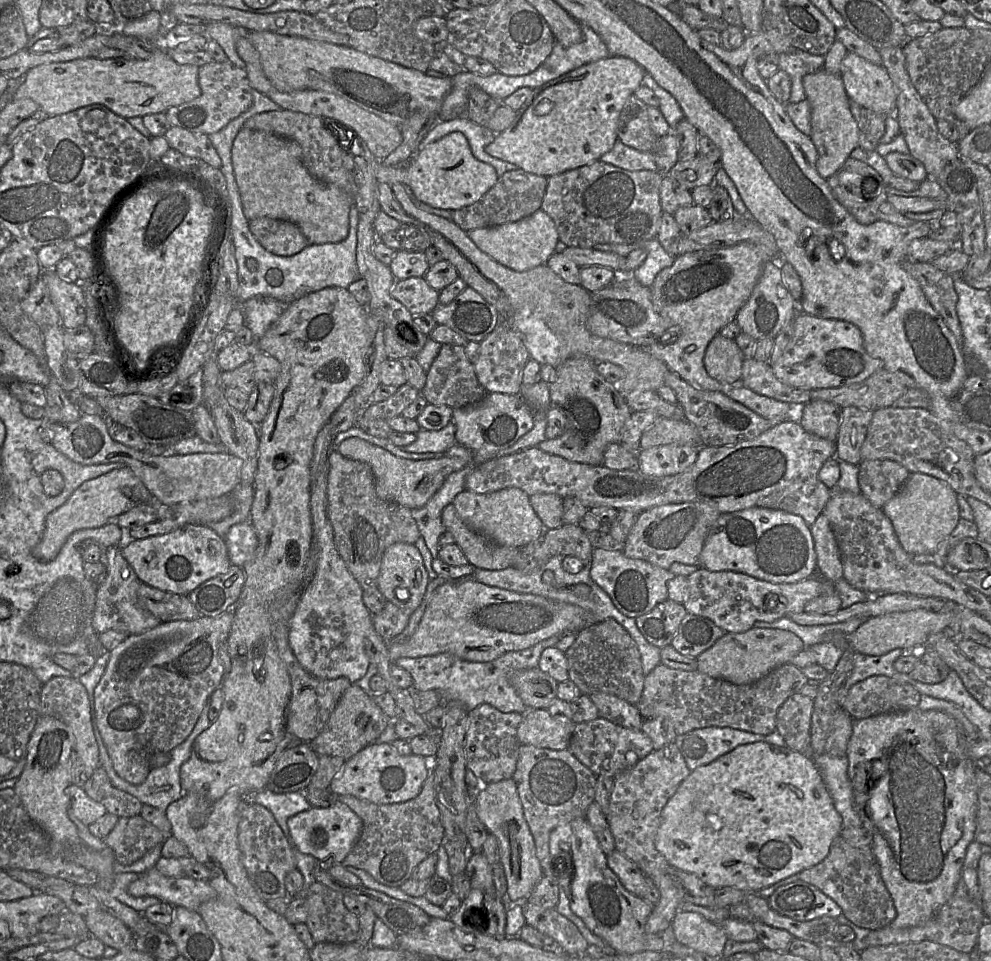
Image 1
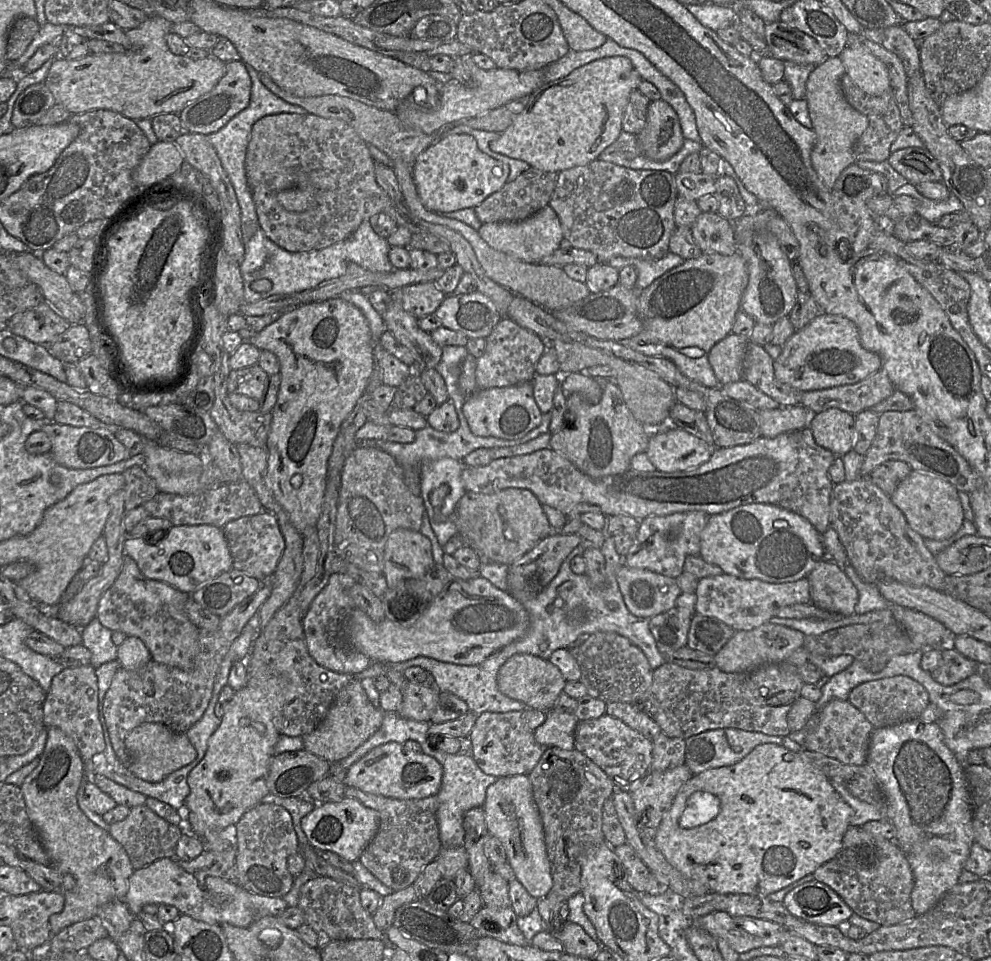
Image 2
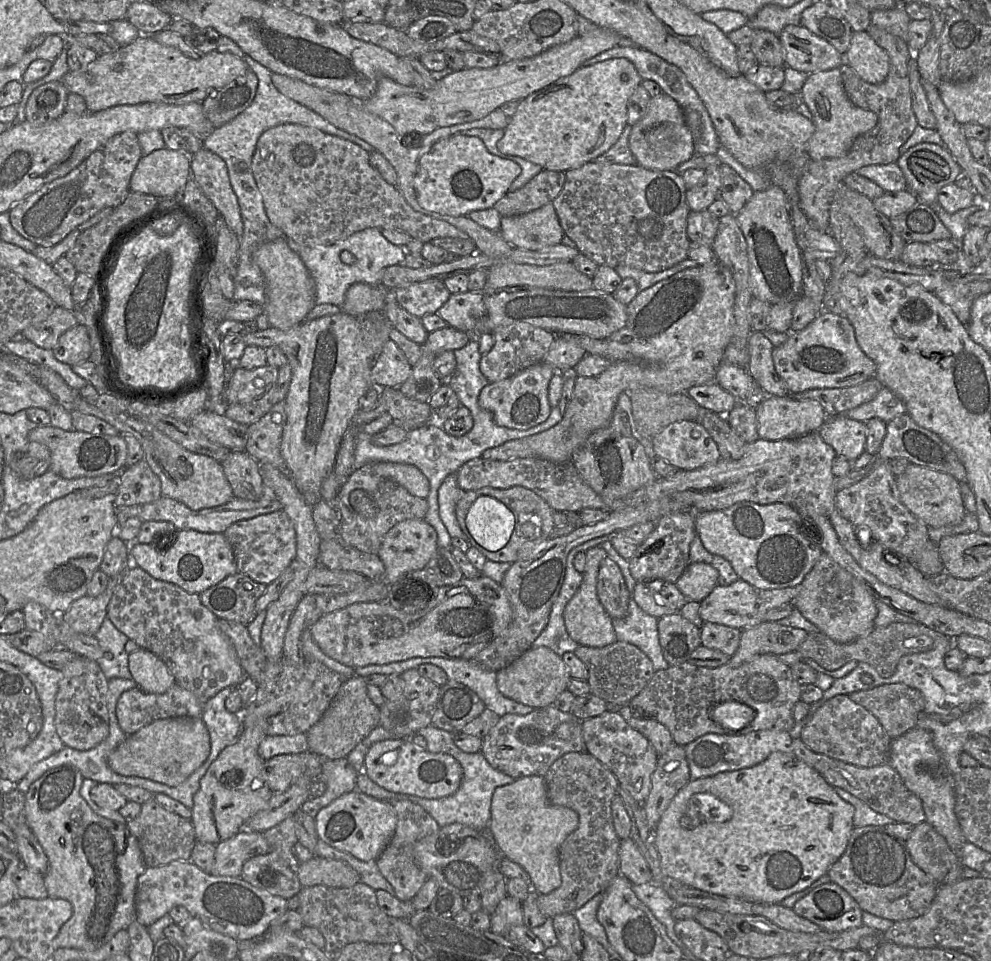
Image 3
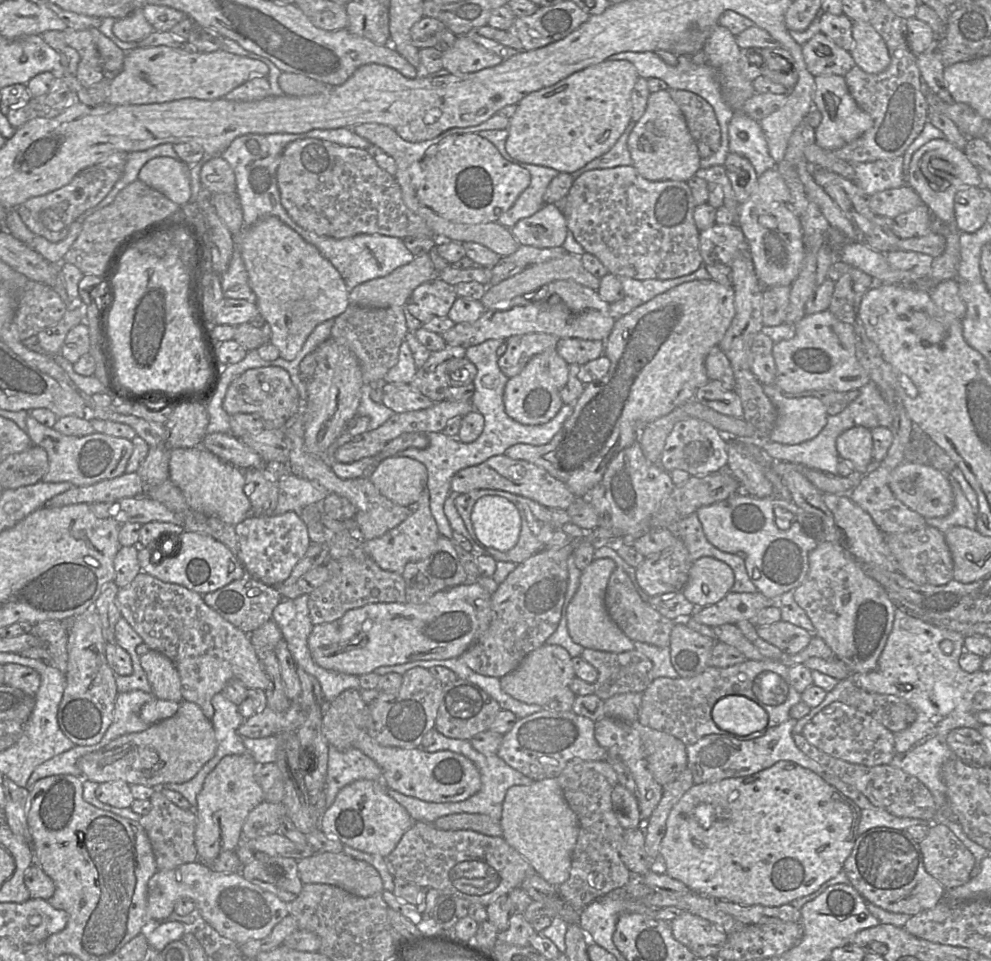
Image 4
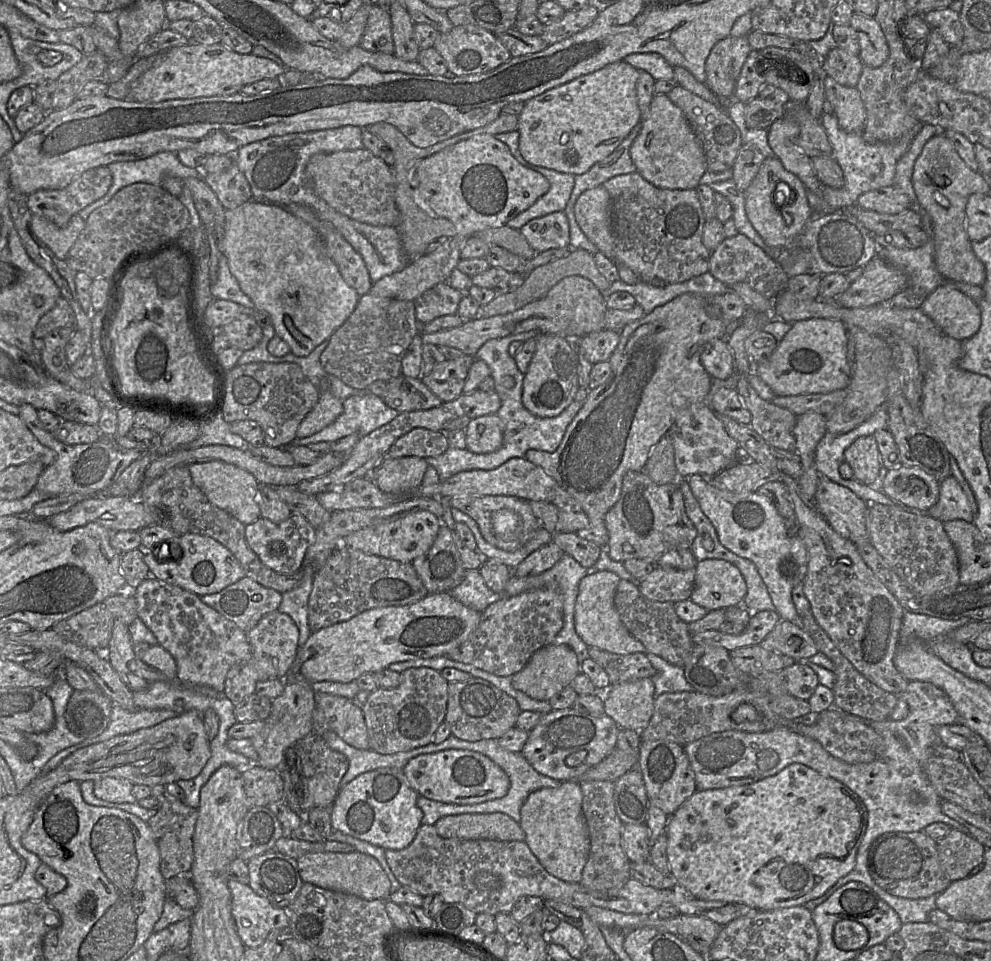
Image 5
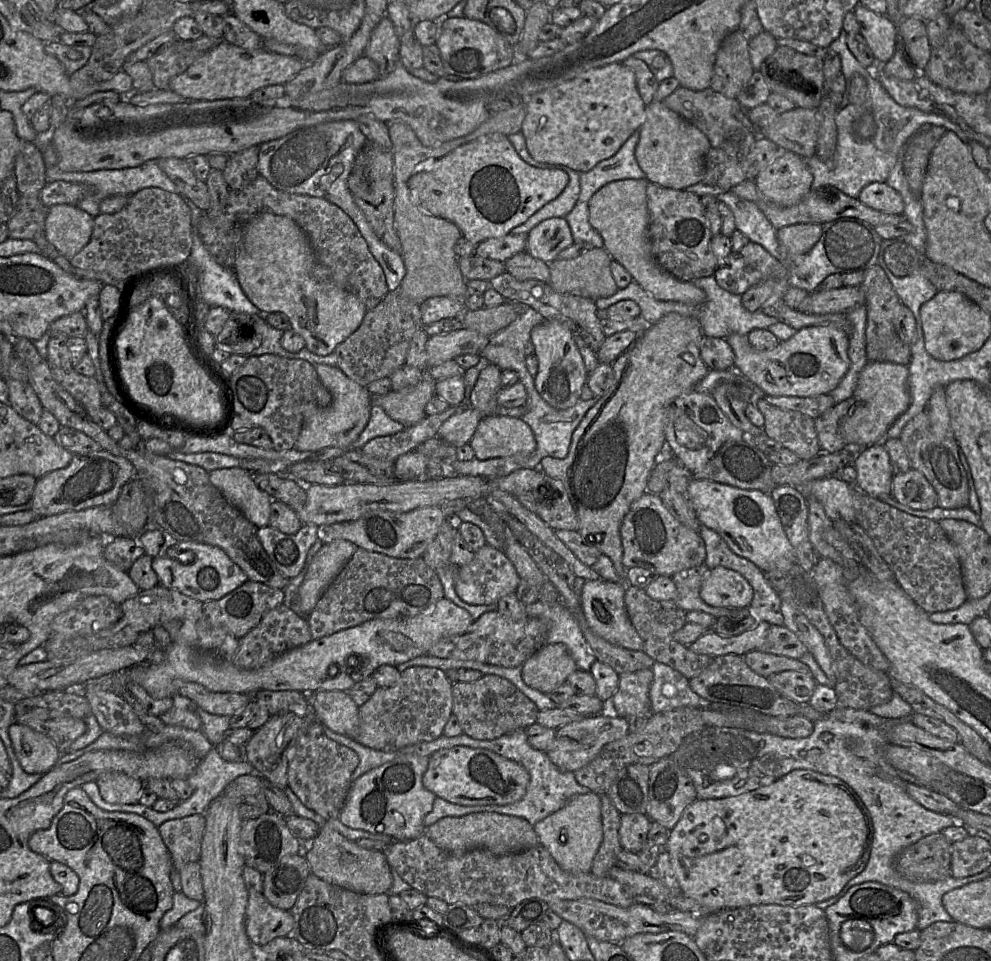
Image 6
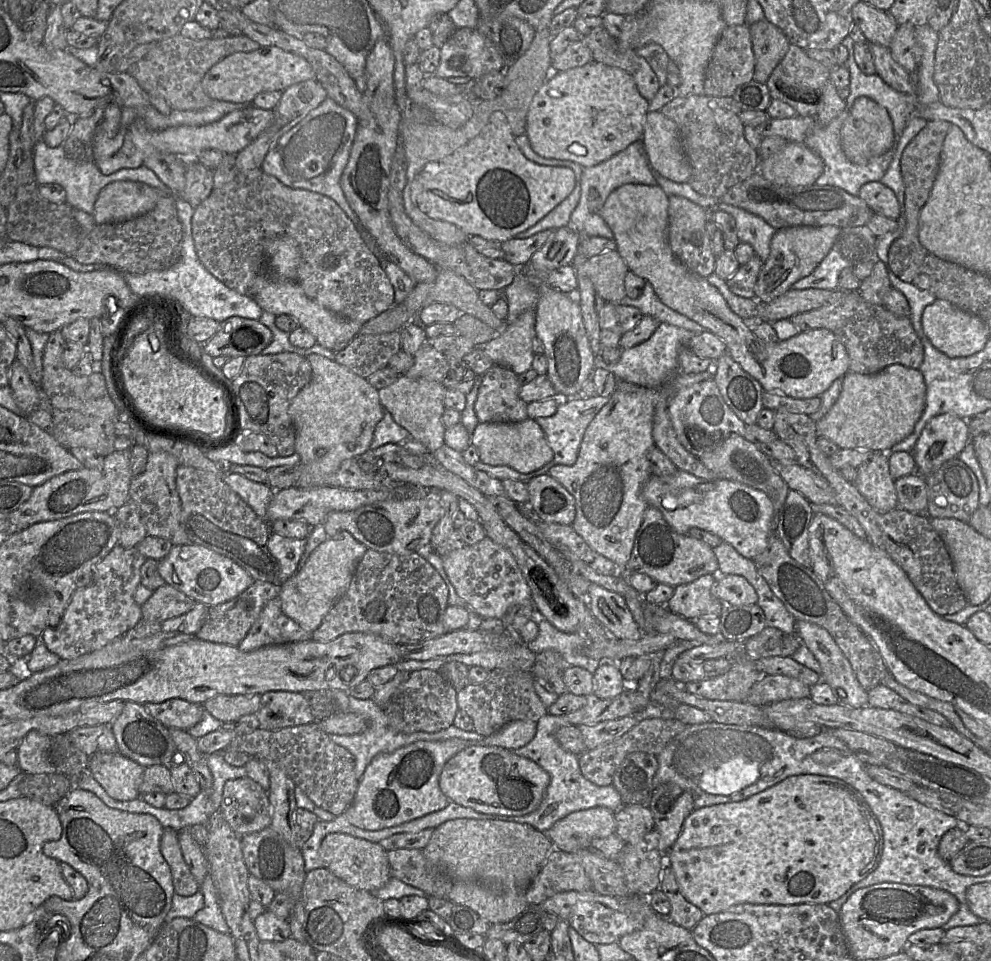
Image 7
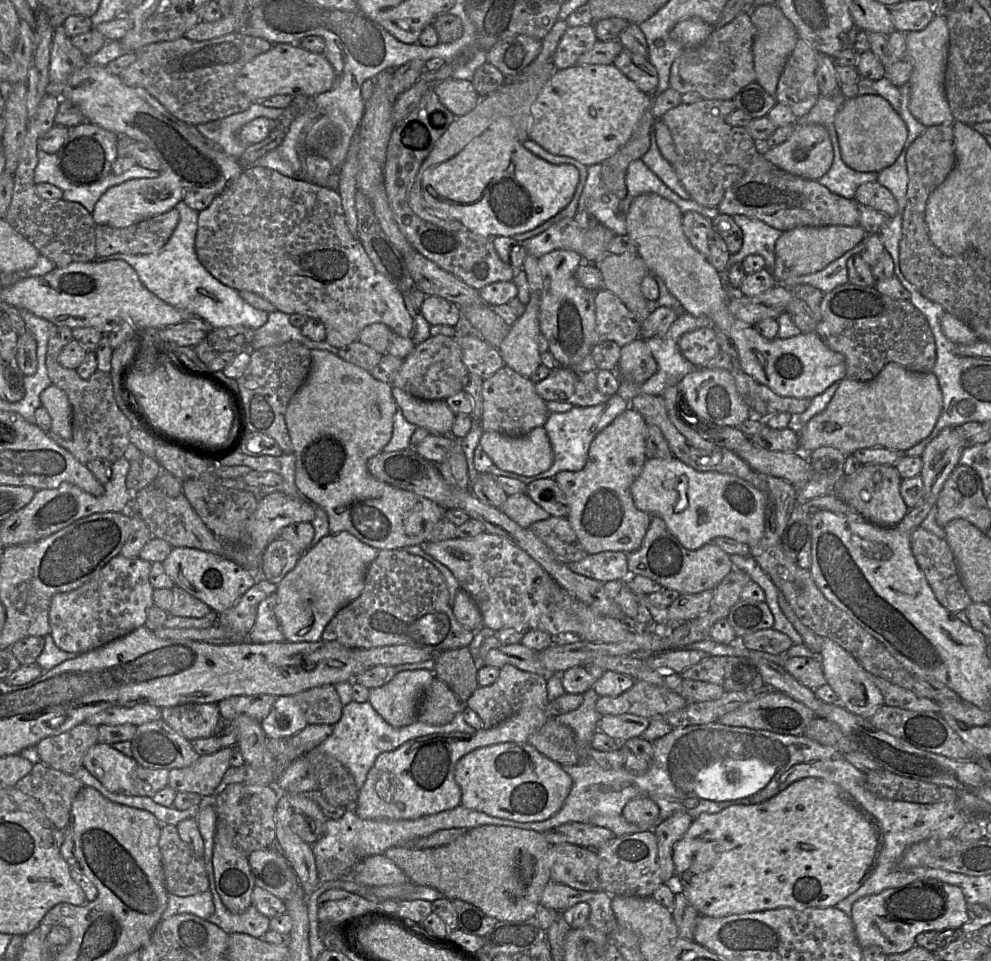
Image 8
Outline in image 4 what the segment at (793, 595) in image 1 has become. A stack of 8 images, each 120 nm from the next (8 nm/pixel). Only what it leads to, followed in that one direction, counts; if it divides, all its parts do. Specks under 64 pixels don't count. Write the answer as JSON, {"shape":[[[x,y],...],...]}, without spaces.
{"shape":[[[730,591],[719,602],[697,608],[693,618],[697,622],[710,627],[736,624],[741,620],[751,621],[761,609],[773,604],[777,603],[774,603],[759,591],[754,593]]]}

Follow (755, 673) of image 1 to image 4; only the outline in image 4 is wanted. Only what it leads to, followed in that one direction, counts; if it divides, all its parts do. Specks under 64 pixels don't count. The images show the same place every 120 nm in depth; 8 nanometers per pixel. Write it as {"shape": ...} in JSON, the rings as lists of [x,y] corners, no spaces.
{"shape":[[[782,620],[769,626],[759,626],[756,633],[761,639],[788,655],[802,651],[812,638],[807,630]]]}

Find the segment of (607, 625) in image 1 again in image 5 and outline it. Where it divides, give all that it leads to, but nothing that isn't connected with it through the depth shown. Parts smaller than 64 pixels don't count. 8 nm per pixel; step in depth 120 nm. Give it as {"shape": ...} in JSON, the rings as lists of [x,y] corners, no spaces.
{"shape":[[[588,647],[589,658],[601,666],[609,677],[610,687],[642,678],[652,678],[656,670],[644,653],[620,655],[597,647]]]}

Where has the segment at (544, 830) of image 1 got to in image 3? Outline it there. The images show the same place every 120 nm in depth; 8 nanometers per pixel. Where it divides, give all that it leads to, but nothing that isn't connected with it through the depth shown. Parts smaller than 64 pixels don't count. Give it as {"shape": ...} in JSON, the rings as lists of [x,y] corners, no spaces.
{"shape":[[[569,752],[553,762],[544,775],[548,801],[577,812],[578,827],[559,847],[561,885],[548,894],[539,894],[537,906],[546,917],[573,913],[598,893],[604,892],[619,875],[618,837],[612,819],[611,801],[617,793],[616,776],[588,752]]]}

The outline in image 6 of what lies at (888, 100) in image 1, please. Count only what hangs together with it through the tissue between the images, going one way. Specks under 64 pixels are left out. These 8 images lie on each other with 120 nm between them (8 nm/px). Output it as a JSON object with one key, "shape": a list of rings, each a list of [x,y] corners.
{"shape":[[[861,4],[854,9],[859,33],[871,49],[877,64],[886,64],[894,55],[898,42],[898,24],[888,16],[877,14]]]}

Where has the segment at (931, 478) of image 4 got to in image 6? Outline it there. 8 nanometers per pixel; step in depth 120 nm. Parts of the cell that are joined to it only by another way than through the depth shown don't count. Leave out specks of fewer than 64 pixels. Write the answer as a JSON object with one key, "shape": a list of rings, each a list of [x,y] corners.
{"shape":[[[912,468],[893,476],[891,497],[914,510],[931,510],[937,506],[934,488],[921,472]]]}

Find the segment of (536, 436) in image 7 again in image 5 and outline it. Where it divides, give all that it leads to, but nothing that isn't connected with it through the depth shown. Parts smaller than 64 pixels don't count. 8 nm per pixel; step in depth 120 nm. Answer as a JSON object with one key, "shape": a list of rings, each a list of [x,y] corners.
{"shape":[[[496,414],[471,419],[464,431],[466,448],[471,452],[489,453],[502,445],[504,425]]]}

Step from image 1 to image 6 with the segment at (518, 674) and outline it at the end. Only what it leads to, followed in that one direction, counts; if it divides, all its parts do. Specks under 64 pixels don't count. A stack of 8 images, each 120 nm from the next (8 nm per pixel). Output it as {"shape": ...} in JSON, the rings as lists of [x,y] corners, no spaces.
{"shape":[[[546,644],[525,661],[521,676],[527,686],[548,694],[577,669],[565,644]]]}

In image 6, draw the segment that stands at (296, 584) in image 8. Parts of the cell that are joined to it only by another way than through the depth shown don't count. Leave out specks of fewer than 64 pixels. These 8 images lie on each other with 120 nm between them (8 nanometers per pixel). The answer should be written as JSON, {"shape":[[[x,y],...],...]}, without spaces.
{"shape":[[[336,539],[325,543],[318,550],[298,590],[299,616],[309,616],[327,587],[351,559],[357,548],[350,541]]]}

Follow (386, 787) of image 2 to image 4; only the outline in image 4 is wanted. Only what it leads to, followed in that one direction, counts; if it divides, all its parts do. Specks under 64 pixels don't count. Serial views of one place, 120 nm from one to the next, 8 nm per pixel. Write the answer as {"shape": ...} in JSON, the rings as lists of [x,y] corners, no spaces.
{"shape":[[[367,731],[355,740],[355,748],[374,760],[382,771],[388,789],[426,802],[460,802],[481,788],[481,777],[474,763],[465,756],[444,750],[428,753],[421,748],[385,747],[374,741]]]}

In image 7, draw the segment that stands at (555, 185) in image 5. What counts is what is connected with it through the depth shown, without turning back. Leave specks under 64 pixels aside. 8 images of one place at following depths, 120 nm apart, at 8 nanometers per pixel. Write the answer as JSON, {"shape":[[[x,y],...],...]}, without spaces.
{"shape":[[[565,160],[565,165],[575,173],[575,188],[570,195],[559,203],[545,217],[539,220],[530,228],[519,232],[513,238],[524,239],[544,230],[555,230],[563,226],[570,225],[570,217],[579,203],[581,195],[581,176],[583,167],[579,164]]]}

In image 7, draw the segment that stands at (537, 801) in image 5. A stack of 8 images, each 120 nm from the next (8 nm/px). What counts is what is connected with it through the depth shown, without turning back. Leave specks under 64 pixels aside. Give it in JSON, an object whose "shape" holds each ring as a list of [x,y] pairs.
{"shape":[[[597,806],[572,812],[557,821],[547,832],[547,837],[559,849],[567,853],[588,850],[595,838],[605,838],[615,833],[614,812]]]}

